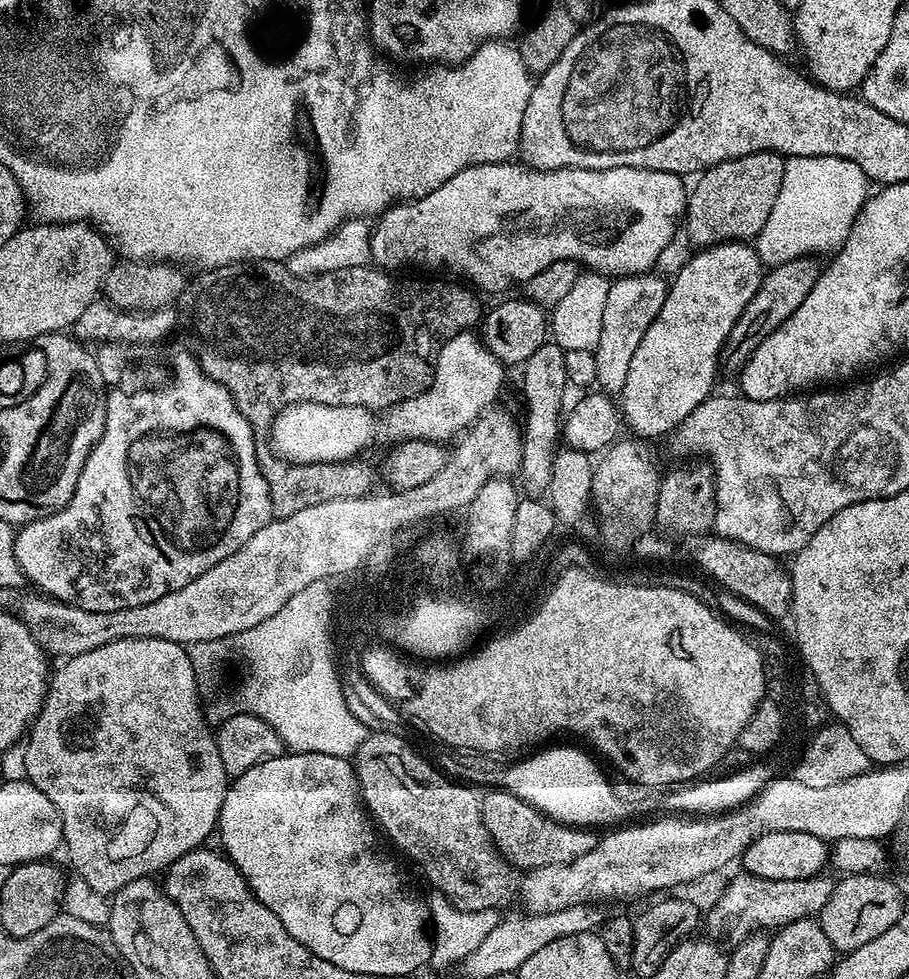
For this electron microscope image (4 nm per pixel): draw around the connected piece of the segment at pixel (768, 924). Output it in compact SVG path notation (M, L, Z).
M739 874L724 888L716 905L706 912L706 928L713 937L725 936L731 942L739 942L761 930L784 928L790 922L819 917L822 906L830 898L834 880L828 874L800 878L798 880L771 880L747 874Z

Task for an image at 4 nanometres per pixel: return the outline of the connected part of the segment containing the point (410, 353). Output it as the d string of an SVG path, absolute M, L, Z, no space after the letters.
M247 260L241 264L209 268L199 274L201 276L196 280L196 288L200 291L200 369L232 395L242 418L250 422L252 431L260 438L269 435L277 412L281 412L289 404L312 402L326 406L362 406L373 410L387 410L403 400L414 398L432 383L436 374L436 359L444 343L460 332L475 329L482 320L479 300L481 297L471 287L463 283L447 284L444 280L395 280L394 277L388 276L392 274L376 266L360 265L330 270L329 273L312 277L299 277L298 274L290 272L287 263L278 260Z

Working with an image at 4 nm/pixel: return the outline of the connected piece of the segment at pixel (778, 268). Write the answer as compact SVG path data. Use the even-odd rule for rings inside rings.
M799 256L796 260L777 264L765 271L754 298L746 302L746 310L742 310L738 322L734 322L724 349L720 351L720 362L725 373L739 373L754 350L758 350L758 346L762 346L762 342L770 338L770 334L774 334L774 330L778 330L778 326L782 326L782 322L786 322L786 318L798 310L798 306L802 306L802 301L806 299L806 294L810 294L810 290L814 290L822 271L821 265L816 265L816 262L815 259Z

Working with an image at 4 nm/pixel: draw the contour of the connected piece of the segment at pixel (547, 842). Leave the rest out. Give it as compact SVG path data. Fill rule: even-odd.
M503 790L484 792L480 801L484 825L504 859L517 870L531 870L542 866L566 866L594 850L597 833L590 828L576 828L551 820L533 804Z

